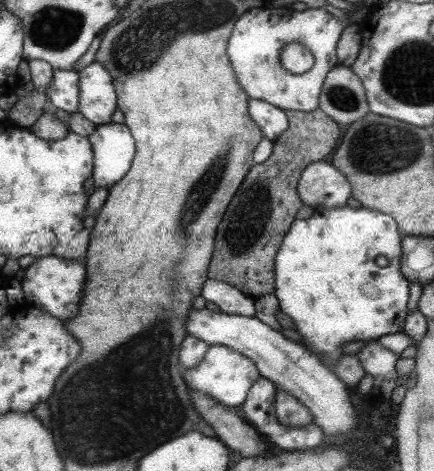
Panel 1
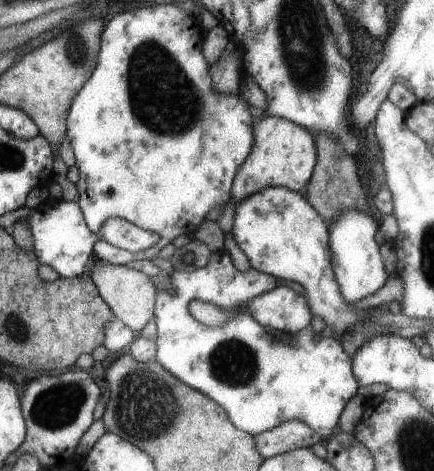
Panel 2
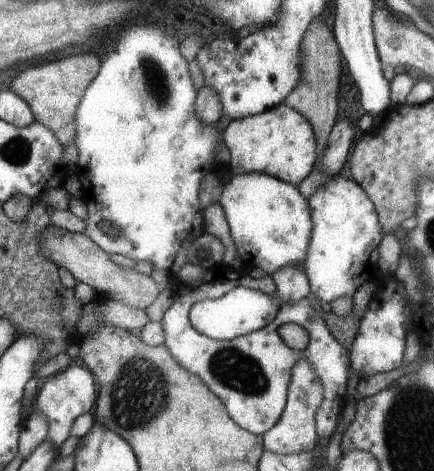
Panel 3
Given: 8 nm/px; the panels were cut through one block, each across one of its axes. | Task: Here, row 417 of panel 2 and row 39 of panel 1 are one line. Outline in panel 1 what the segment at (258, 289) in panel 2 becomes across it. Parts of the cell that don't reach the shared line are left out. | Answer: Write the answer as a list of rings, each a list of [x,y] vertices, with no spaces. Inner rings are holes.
[[[263,6],[259,8],[251,8],[245,14],[241,14],[241,18],[235,22],[233,32],[227,40],[227,56],[235,74],[235,80],[241,88],[241,92],[247,94],[249,100],[263,100],[269,102],[275,108],[281,108],[283,112],[293,110],[293,112],[313,112],[319,108],[319,94],[325,82],[325,76],[329,70],[333,70],[335,66],[339,66],[337,60],[337,44],[339,38],[343,34],[343,26],[339,24],[337,18],[333,18],[331,14],[325,12],[325,8],[307,8],[303,12],[295,12],[295,10],[287,10],[287,8],[269,8],[265,10]],[[289,42],[299,42],[307,48],[307,52],[313,54],[315,64],[311,70],[307,70],[305,74],[291,74],[281,66],[279,54],[283,52],[283,46],[287,46]]]

